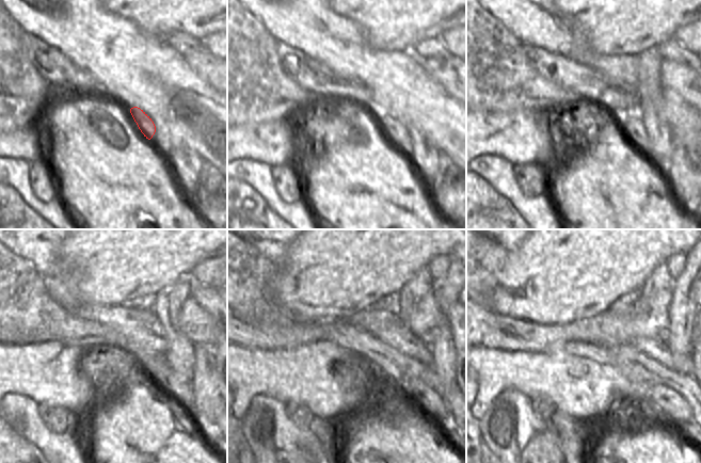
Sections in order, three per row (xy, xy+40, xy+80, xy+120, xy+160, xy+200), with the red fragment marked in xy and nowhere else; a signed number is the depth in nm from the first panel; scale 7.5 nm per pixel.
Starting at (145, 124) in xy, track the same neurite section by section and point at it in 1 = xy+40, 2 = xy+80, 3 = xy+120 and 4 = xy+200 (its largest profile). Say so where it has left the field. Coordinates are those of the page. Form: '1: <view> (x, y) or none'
1: xy+40 (397, 132)
2: xy+80 (634, 128)
3: xy+120 (181, 390)
4: xy+200 (667, 400)

